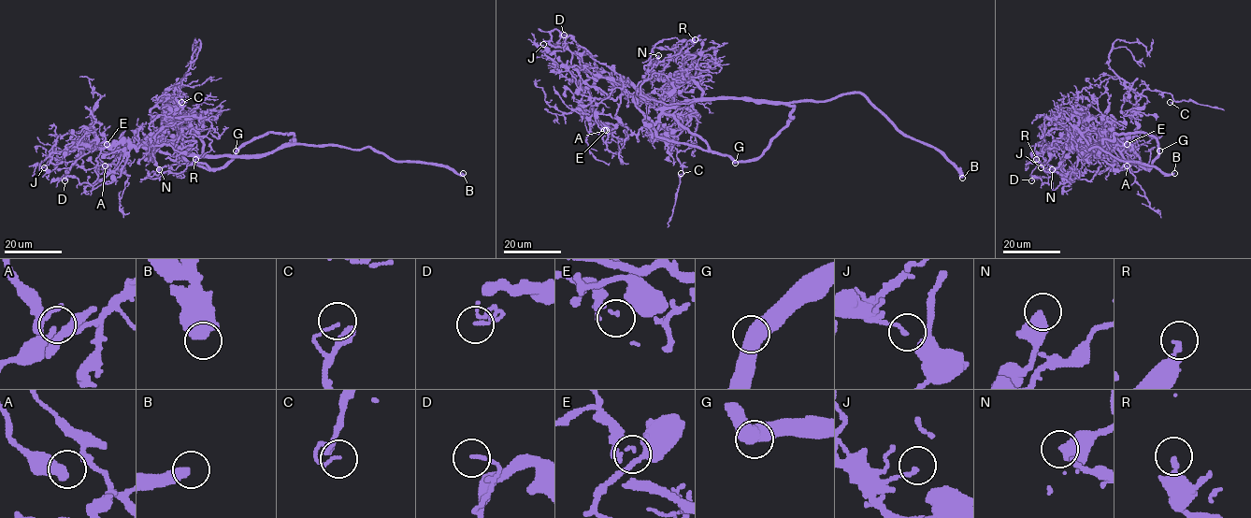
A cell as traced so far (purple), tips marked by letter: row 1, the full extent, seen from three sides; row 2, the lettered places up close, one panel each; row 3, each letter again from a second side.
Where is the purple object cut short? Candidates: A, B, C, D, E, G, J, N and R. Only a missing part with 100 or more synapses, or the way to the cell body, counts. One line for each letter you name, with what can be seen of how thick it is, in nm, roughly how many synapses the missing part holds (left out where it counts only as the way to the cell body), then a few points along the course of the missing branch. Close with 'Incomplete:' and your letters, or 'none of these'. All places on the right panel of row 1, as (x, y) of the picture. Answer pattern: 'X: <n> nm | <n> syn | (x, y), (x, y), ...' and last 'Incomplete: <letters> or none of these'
B: 550 nm
Incomplete: B

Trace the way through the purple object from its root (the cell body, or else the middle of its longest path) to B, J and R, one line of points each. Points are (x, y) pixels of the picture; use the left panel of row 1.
B: (222, 155), (267, 153), (295, 144), (373, 147), (395, 160), (437, 163), (463, 173)
J: (222, 155), (185, 154), (162, 143), (133, 146), (124, 141), (107, 147), (54, 151), (39, 164), (44, 167)
R: (222, 155), (165, 165), (141, 180), (148, 172), (150, 177), (165, 171), (181, 172), (195, 159)

